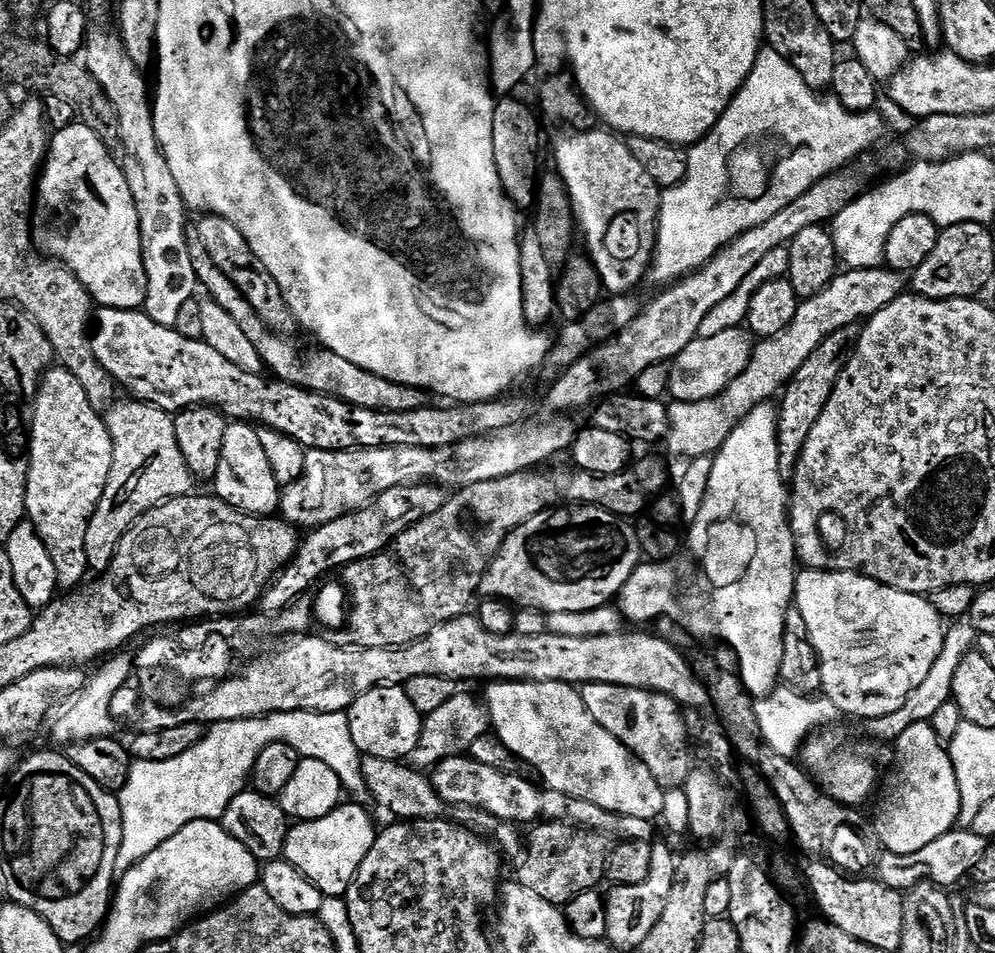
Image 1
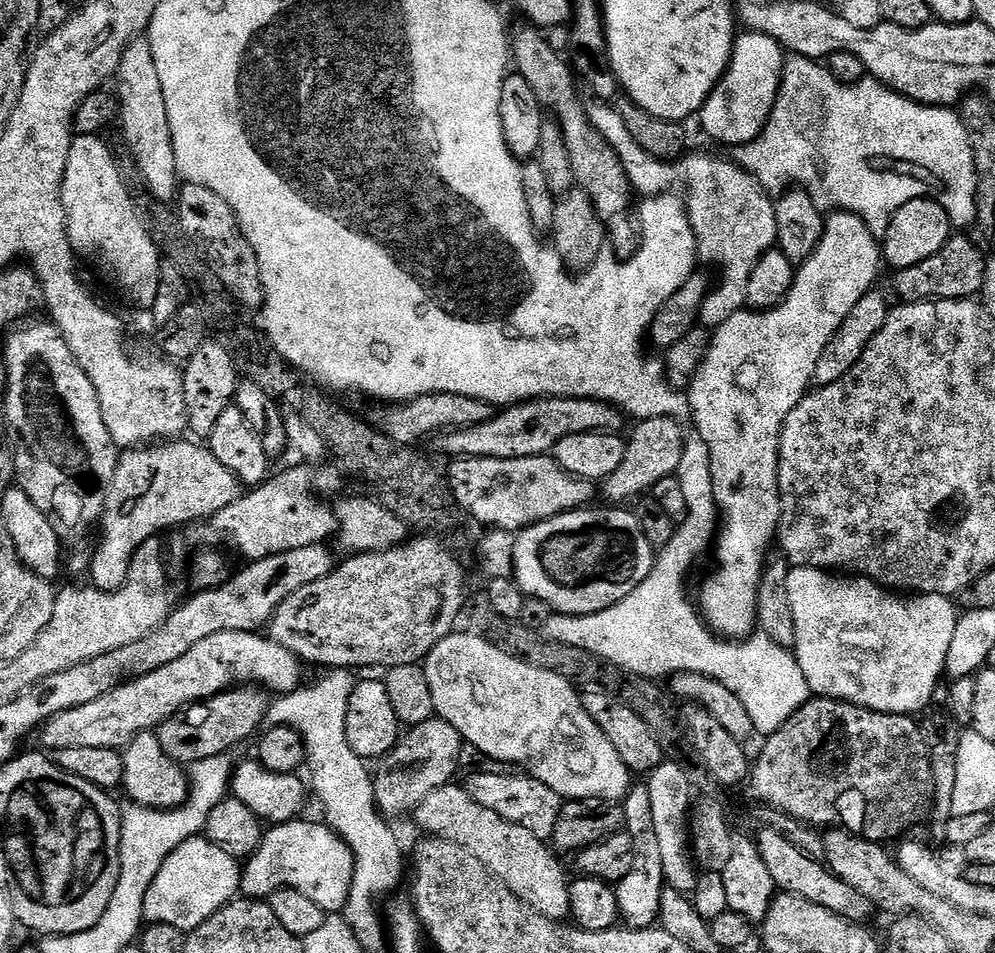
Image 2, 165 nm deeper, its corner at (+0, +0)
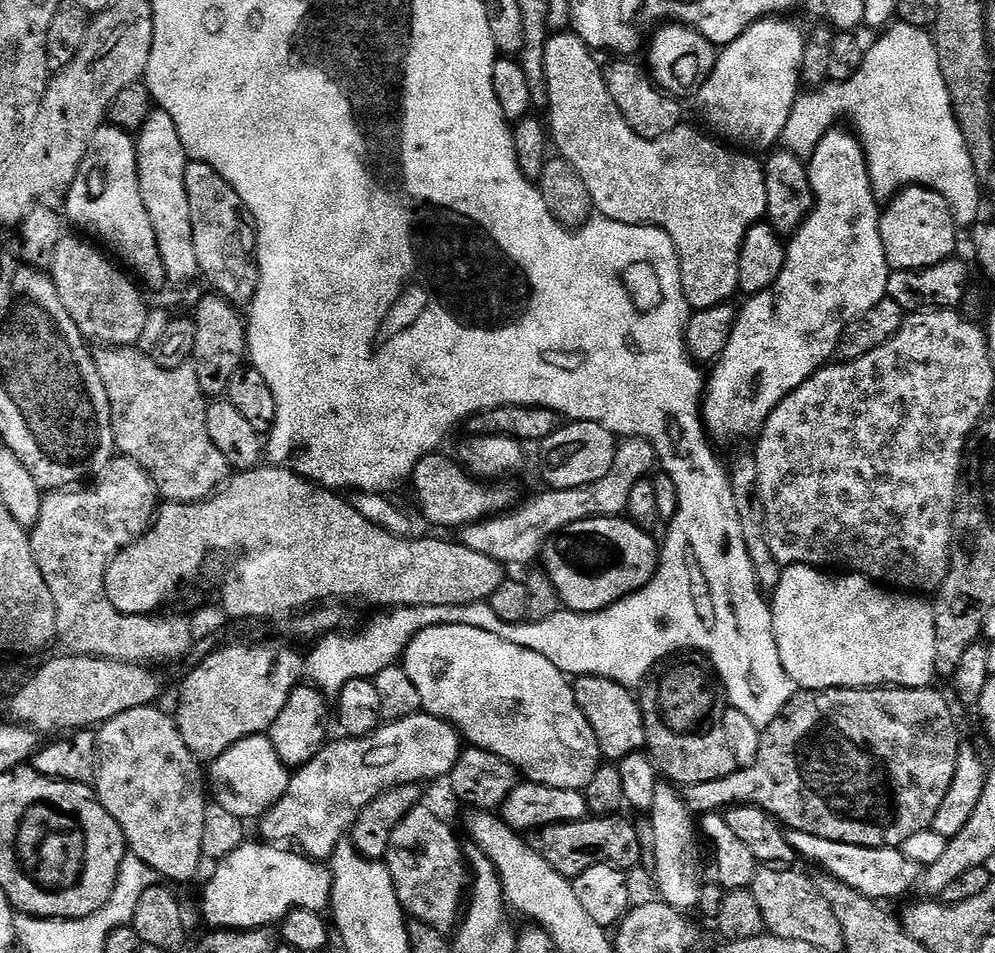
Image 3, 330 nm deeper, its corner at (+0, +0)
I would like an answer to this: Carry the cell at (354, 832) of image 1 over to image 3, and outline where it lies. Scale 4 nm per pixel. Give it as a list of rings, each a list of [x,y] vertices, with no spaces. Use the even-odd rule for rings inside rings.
[[[245,842],[213,867],[216,869],[205,882],[204,897],[200,900],[200,908],[204,911],[204,920],[209,924],[209,929],[248,932],[252,928],[272,928],[296,908],[323,913],[331,905],[332,873],[323,863],[284,846],[271,842],[259,843]]]

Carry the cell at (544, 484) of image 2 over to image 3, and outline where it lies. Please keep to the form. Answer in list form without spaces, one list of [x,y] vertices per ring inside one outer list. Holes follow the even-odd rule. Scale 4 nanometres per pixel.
[[[433,454],[424,456],[416,463],[410,477],[410,485],[416,491],[416,500],[420,503],[420,512],[427,523],[437,524],[451,530],[459,530],[465,524],[476,524],[490,516],[499,516],[515,507],[521,499],[520,492],[508,482],[481,482],[469,476],[463,464],[448,456]]]

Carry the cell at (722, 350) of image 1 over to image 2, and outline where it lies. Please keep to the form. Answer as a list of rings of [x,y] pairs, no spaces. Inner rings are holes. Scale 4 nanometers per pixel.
[[[833,212],[825,219],[824,233],[810,258],[804,264],[799,265],[796,270],[796,280],[792,283],[790,294],[783,300],[778,307],[770,308],[767,312],[754,312],[751,310],[741,310],[734,314],[734,318],[726,318],[722,326],[718,326],[712,332],[710,350],[694,378],[691,388],[687,389],[688,406],[690,417],[696,423],[694,428],[695,435],[700,437],[702,442],[710,450],[710,470],[712,471],[712,481],[714,482],[714,498],[716,499],[716,510],[718,513],[718,535],[714,541],[714,553],[716,552],[716,572],[708,576],[708,581],[700,588],[700,600],[698,607],[713,633],[719,634],[724,638],[744,638],[757,627],[756,622],[756,599],[758,598],[758,588],[762,582],[762,570],[770,559],[770,553],[778,540],[780,531],[780,490],[777,488],[778,482],[778,462],[780,461],[780,435],[784,429],[786,418],[790,418],[790,410],[802,402],[802,398],[808,395],[814,384],[814,366],[818,366],[818,358],[822,358],[822,350],[830,346],[830,338],[850,318],[850,310],[862,302],[862,298],[867,292],[873,291],[877,287],[876,275],[882,269],[882,244],[878,237],[858,218],[853,212]]]

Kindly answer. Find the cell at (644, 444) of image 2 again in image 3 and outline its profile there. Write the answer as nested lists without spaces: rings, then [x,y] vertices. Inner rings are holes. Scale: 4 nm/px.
[[[640,436],[621,439],[614,454],[614,466],[610,466],[610,474],[606,474],[606,478],[598,478],[598,482],[574,490],[544,490],[541,496],[528,501],[525,499],[519,506],[499,516],[490,516],[476,524],[465,524],[458,532],[459,543],[505,566],[512,563],[531,565],[531,560],[543,553],[545,544],[566,526],[595,516],[627,513],[634,482],[645,479],[657,464],[656,451],[649,440]]]

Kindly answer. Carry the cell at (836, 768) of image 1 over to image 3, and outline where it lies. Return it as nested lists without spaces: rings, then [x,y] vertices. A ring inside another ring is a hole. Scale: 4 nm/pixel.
[[[885,686],[883,688],[827,688],[817,692],[797,691],[790,703],[782,710],[782,714],[774,718],[774,722],[770,722],[768,728],[763,729],[758,758],[749,768],[734,771],[724,780],[689,784],[686,788],[686,799],[689,805],[694,806],[695,811],[700,814],[707,813],[709,810],[723,809],[725,805],[754,804],[766,810],[775,820],[780,821],[785,829],[793,832],[805,832],[814,834],[818,838],[826,838],[830,842],[842,842],[867,848],[900,848],[906,842],[906,838],[931,829],[934,818],[938,814],[938,806],[942,806],[942,798],[946,798],[946,790],[950,790],[955,771],[958,770],[958,754],[962,747],[960,728],[956,725],[956,716],[952,713],[947,698],[942,693],[935,692],[934,689],[935,687],[932,686],[927,688]]]

